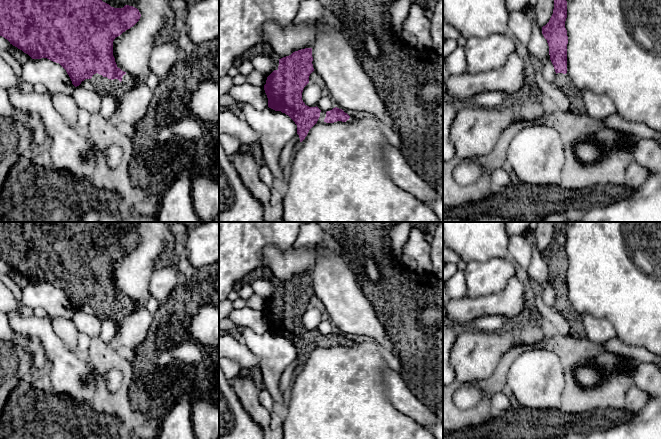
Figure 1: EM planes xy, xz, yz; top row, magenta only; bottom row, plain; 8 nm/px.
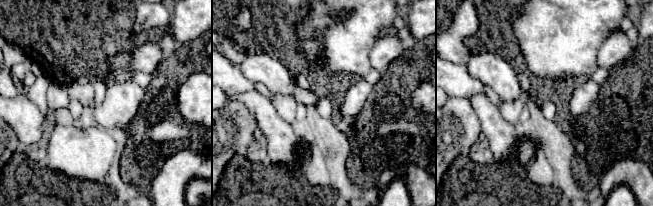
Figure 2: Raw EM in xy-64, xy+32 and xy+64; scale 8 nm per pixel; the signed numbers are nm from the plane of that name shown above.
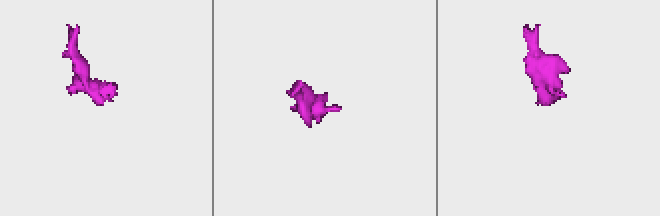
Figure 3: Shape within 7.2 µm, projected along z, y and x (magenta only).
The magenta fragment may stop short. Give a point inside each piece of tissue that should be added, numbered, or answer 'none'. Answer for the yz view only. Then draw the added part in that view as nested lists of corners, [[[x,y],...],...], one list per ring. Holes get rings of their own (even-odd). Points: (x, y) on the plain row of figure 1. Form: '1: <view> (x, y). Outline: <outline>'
1: yz (563, 305). Outline: [[[557,297],[555,304],[556,311],[567,315],[568,321],[572,324],[570,334],[579,342],[585,340],[585,328],[583,324],[583,316],[572,310],[572,305],[568,297]]]

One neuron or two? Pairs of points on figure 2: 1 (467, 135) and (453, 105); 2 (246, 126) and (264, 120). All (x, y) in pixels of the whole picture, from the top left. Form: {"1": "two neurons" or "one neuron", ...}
{"1": "one neuron", "2": "two neurons"}

